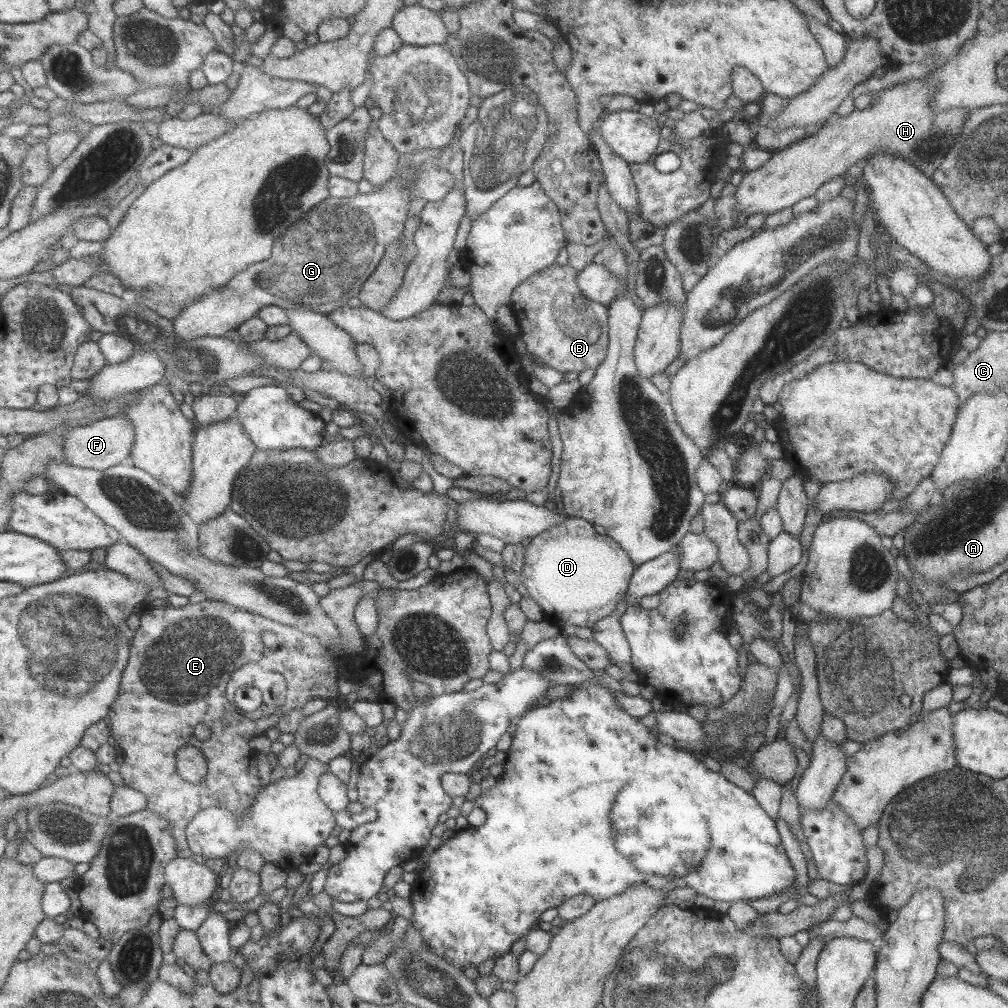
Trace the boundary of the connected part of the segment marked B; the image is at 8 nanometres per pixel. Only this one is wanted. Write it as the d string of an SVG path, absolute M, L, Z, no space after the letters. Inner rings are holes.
M553 263L552 265L546 266L545 268L539 269L537 272L530 274L524 281L519 283L513 290L510 296L510 302L508 304L510 310L512 311L512 315L516 320L516 324L518 326L517 337L525 343L525 351L527 353L531 353L532 356L535 356L543 363L543 365L549 366L554 370L557 370L561 373L567 372L576 372L580 373L587 369L594 369L603 361L607 351L608 345L608 308L607 306L603 306L598 302L589 300L586 296L583 296L583 292L579 290L579 287L576 286L576 273L575 268L572 268L569 263L565 265L559 265L557 263Z

